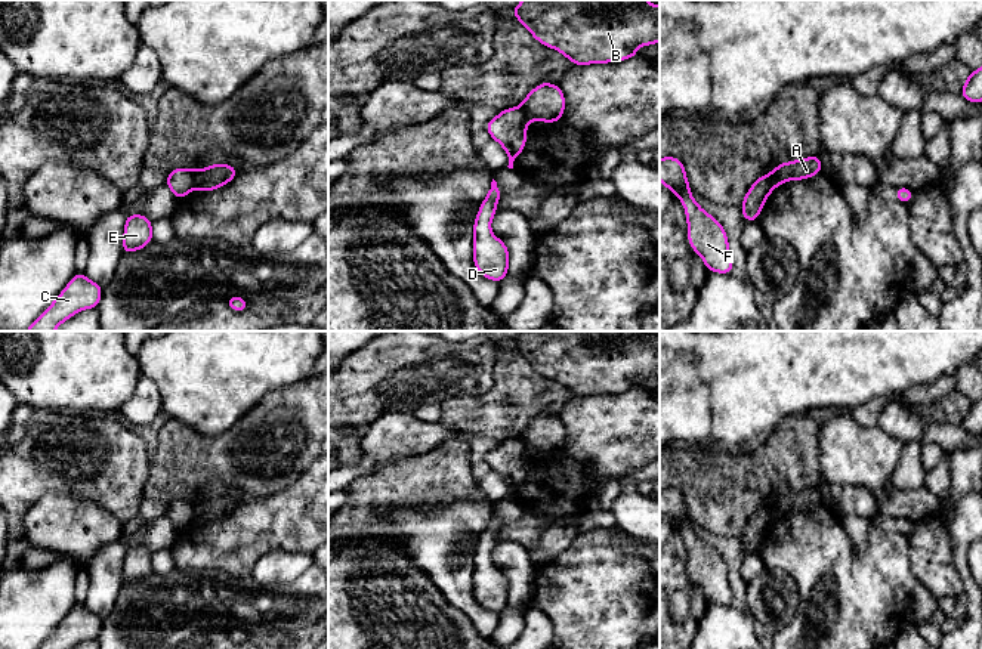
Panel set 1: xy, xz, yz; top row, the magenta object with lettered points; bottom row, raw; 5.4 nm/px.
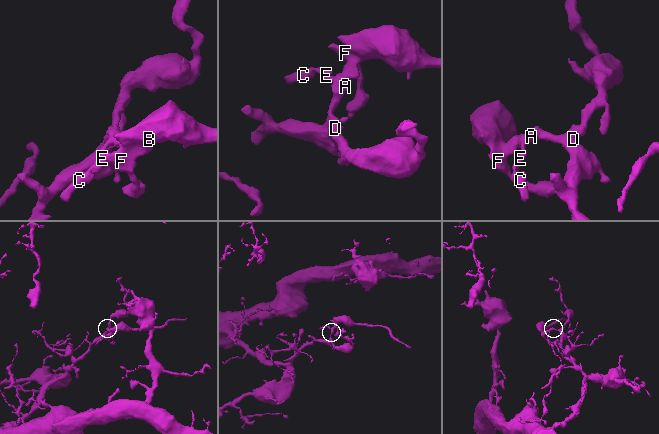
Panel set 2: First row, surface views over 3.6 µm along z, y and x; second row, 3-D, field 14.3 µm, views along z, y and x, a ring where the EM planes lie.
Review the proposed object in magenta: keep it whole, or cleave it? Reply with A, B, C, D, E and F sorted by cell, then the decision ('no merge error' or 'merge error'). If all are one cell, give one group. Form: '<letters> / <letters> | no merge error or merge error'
A C D E / B F | merge error

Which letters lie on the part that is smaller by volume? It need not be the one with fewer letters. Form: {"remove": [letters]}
{"remove": ["B", "F"]}

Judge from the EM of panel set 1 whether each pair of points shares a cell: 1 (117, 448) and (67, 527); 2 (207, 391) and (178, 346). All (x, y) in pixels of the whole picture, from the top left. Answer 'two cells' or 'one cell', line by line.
1: two cells
2: one cell

